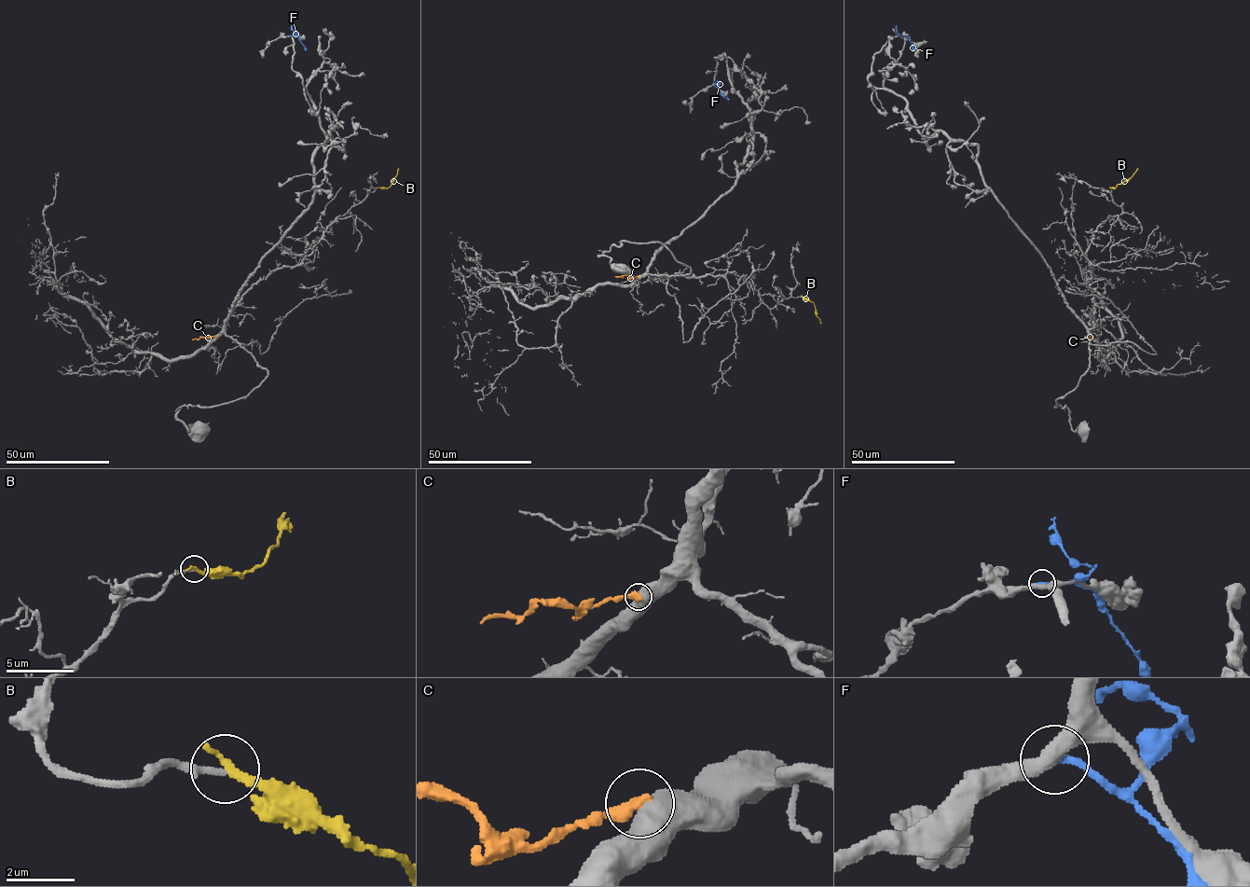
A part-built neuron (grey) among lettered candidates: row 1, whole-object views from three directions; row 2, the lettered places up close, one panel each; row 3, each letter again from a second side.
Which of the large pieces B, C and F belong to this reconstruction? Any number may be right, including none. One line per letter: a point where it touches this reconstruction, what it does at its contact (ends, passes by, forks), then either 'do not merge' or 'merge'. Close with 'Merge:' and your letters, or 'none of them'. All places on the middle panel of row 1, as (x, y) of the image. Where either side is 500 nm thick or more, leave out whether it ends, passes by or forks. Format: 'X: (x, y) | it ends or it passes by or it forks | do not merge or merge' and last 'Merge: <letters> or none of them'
B: (803, 297) | it ends | merge
C: (638, 275) | do not merge
F: (712, 85) | it ends | do not merge
Merge: B

